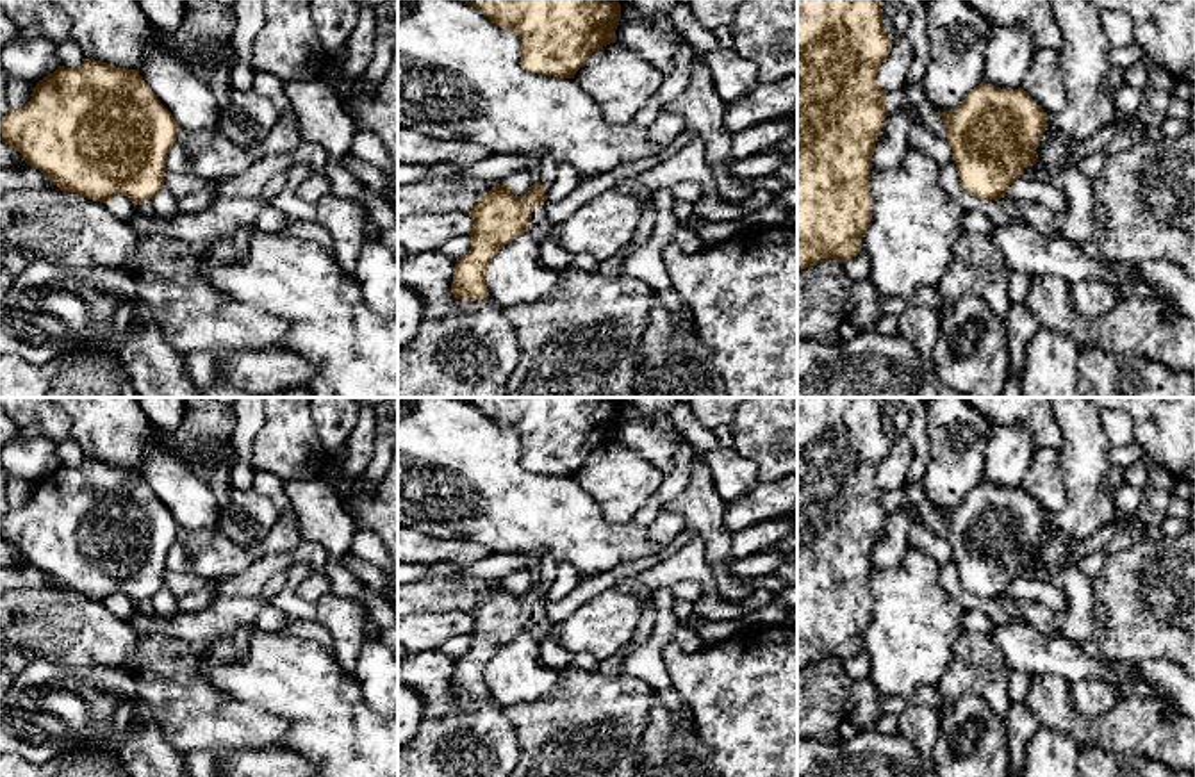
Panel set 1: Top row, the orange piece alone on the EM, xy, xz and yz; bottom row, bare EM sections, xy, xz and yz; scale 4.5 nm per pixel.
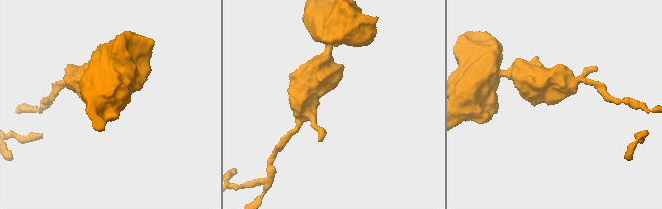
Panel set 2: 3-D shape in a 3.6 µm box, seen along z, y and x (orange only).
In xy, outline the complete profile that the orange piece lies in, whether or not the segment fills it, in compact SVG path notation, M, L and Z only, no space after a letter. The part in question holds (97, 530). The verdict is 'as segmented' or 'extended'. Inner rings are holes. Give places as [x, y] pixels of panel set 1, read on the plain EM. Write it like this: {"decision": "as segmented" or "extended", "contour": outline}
{"decision": "as segmented", "contour": "M86 458L78 467L57 465L54 472L39 479L34 487L30 501L23 508L11 508L0 520L0 540L16 547L29 565L46 574L62 592L75 592L87 599L107 602L114 593L125 593L136 604L164 586L166 556L180 533L171 511L157 499L150 485L143 479L139 470L127 467L114 467L103 460Z"}

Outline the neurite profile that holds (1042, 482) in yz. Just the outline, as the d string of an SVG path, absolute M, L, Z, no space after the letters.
M1036 447L1020 487L1045 513L1059 510L1065 504L1065 487L1058 472L1058 451L1052 447Z

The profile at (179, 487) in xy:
M155 438L143 449L139 469L157 499L171 511L184 529L218 528L218 506L210 487L169 440Z

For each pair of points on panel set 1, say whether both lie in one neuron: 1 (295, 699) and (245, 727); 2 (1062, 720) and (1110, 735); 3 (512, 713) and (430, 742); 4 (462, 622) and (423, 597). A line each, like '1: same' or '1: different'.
1: different
2: same
3: different
4: different

